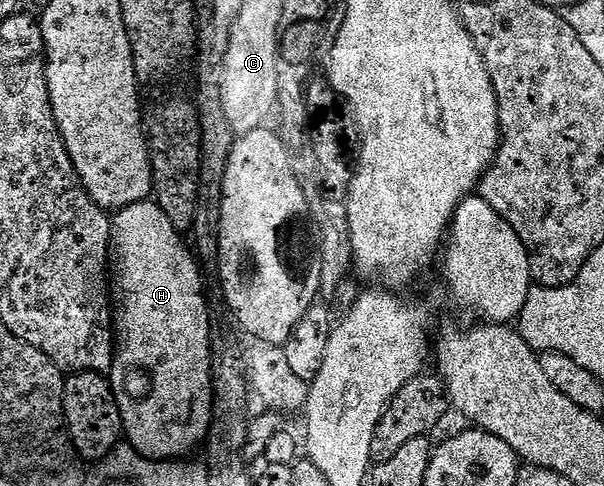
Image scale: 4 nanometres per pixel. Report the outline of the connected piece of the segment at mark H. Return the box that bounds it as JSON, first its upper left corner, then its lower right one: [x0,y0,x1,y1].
[109,200,211,460]

